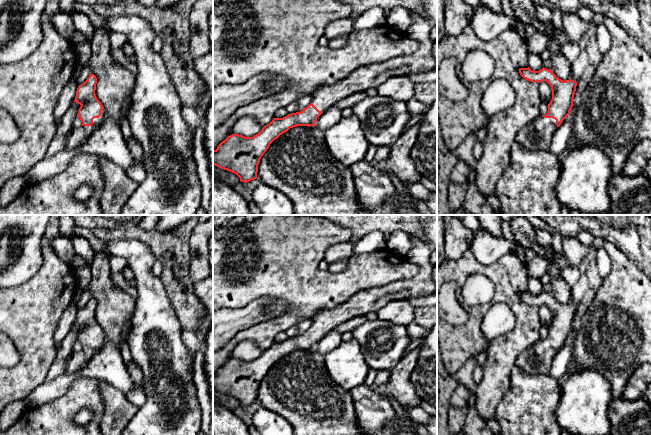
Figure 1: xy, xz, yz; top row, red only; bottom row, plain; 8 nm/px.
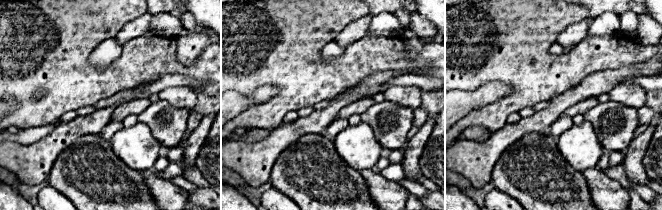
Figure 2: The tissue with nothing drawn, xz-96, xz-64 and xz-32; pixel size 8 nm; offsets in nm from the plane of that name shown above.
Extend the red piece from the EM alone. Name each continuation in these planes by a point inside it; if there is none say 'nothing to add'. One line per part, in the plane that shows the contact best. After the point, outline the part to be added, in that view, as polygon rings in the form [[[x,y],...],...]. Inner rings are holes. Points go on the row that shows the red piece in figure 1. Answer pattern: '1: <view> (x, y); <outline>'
1: xy (75, 137); [[[105,109],[101,111],[99,118],[93,119],[91,126],[80,126],[72,128],[66,135],[65,150],[74,150],[79,147],[104,121],[107,116]]]

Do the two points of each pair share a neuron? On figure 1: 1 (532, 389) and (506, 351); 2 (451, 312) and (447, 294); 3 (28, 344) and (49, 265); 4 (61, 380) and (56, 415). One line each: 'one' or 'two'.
1: two
2: one
3: one
4: two

